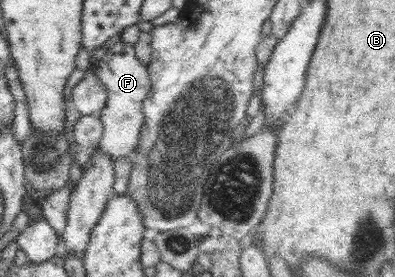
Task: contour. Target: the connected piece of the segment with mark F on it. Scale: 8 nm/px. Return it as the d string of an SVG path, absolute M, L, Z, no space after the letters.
M122 41L113 44L106 54L96 62L95 72L101 83L107 88L106 104L97 114L102 121L104 130L93 157L83 166L83 169L101 152L105 152L113 161L133 156L134 149L137 149L137 145L139 145L140 131L145 121L142 112L143 100L151 91L151 78L146 65L137 59L131 44Z

